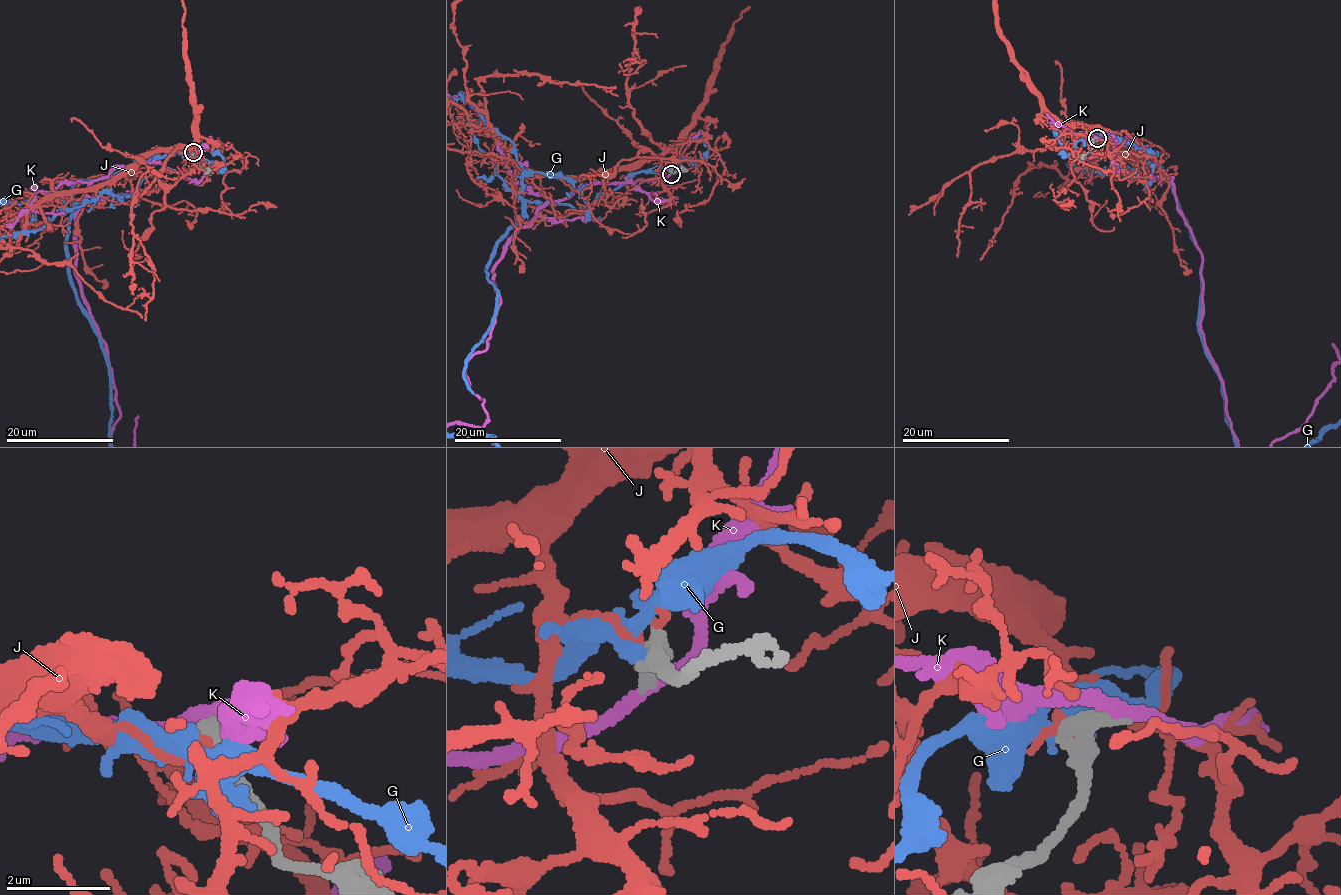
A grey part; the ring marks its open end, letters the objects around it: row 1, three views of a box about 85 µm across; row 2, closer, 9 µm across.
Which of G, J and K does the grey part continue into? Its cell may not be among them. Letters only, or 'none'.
none

